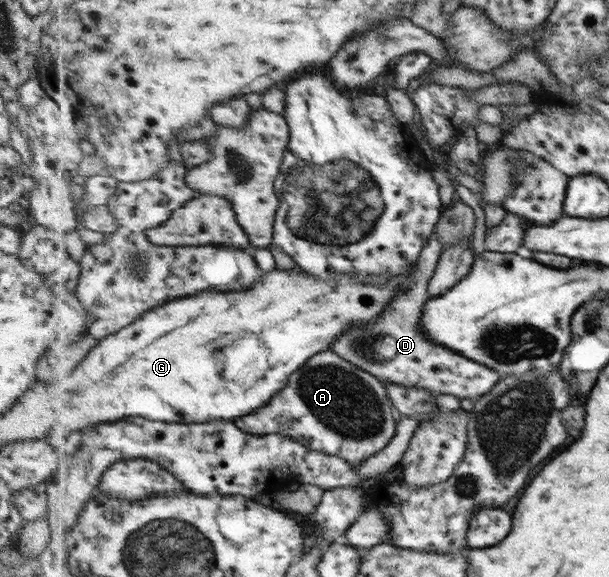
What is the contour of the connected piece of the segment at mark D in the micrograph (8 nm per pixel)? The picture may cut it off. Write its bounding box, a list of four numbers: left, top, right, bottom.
[330,229,501,399]

